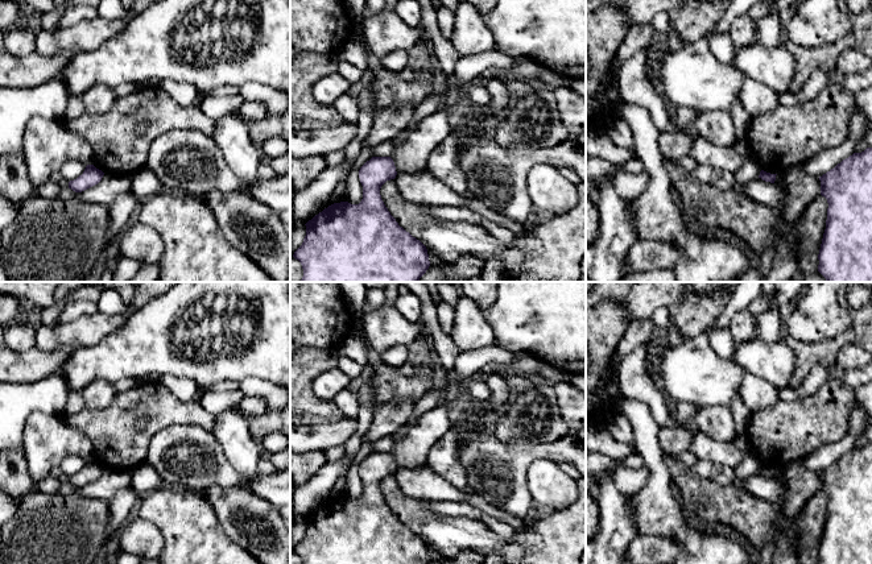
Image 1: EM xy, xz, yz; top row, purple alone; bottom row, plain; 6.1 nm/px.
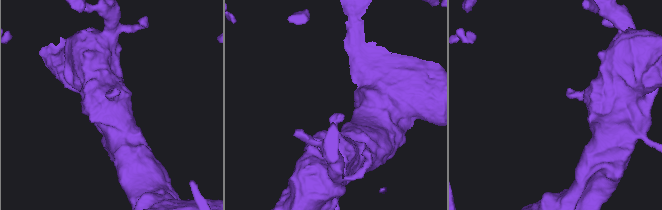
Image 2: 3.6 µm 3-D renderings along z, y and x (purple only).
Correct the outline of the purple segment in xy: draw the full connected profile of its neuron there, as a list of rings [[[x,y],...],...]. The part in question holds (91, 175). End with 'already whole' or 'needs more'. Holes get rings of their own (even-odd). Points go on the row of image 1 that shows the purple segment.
[[[87,165],[82,175],[69,182],[69,188],[75,192],[82,192],[98,184],[103,175],[104,173],[102,170],[96,169],[94,165]]] | already whole

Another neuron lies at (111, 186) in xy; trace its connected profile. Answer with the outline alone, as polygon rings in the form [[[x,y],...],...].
[[[104,174],[98,184],[79,192],[78,199],[86,203],[96,203],[109,207],[120,195],[131,191],[131,177],[120,174]]]

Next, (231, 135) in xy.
[[[235,112],[227,113],[215,120],[212,138],[228,167],[243,182],[243,191],[249,194],[259,178],[263,153],[251,140],[247,124]]]

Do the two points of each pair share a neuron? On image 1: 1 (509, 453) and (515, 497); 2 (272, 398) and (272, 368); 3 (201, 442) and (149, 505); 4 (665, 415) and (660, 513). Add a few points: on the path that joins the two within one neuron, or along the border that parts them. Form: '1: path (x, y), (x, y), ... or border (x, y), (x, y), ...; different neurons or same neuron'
1: path (509, 464), (509, 473), (515, 479), (515, 486); same neuron
2: border (240, 381), (248, 377), (260, 377), (276, 385); different neurons
3: border (165, 484), (195, 492); different neurons
4: border (641, 402), (649, 409), (652, 418), (660, 427); different neurons

